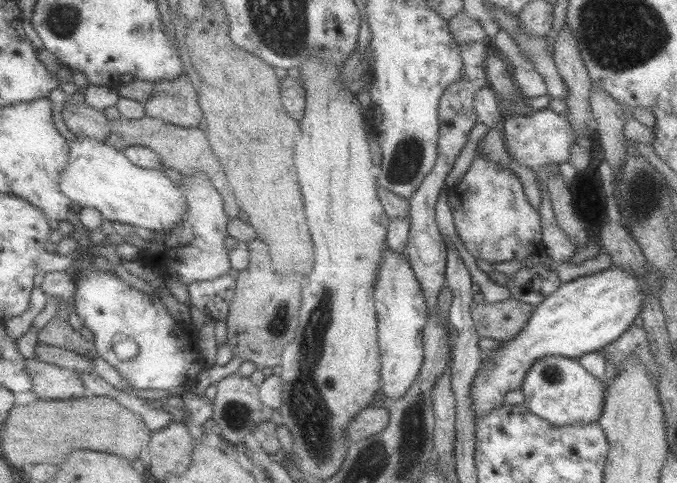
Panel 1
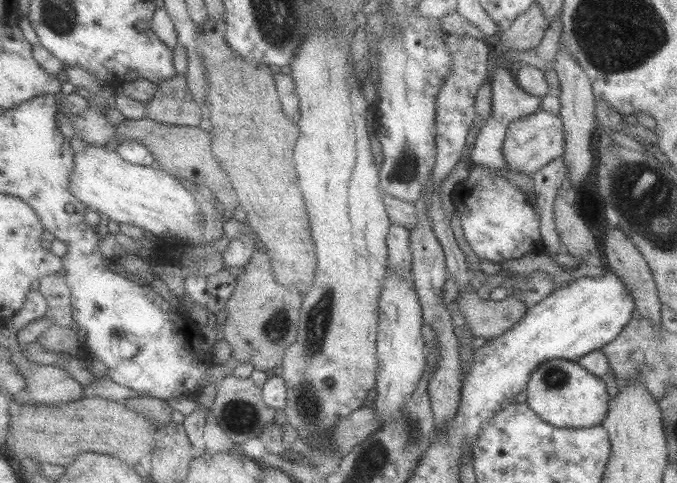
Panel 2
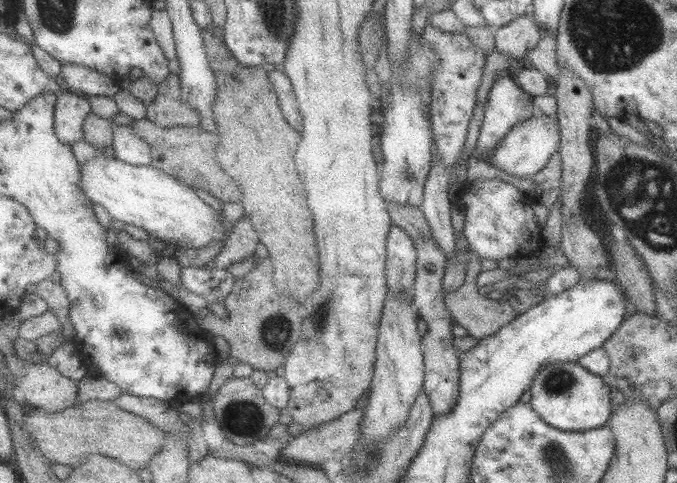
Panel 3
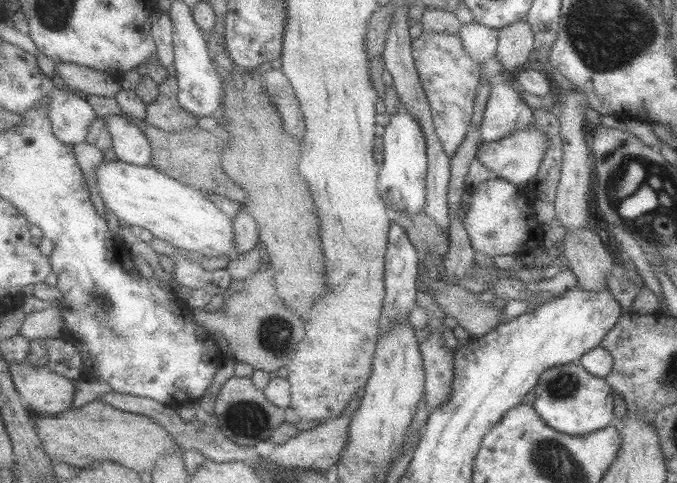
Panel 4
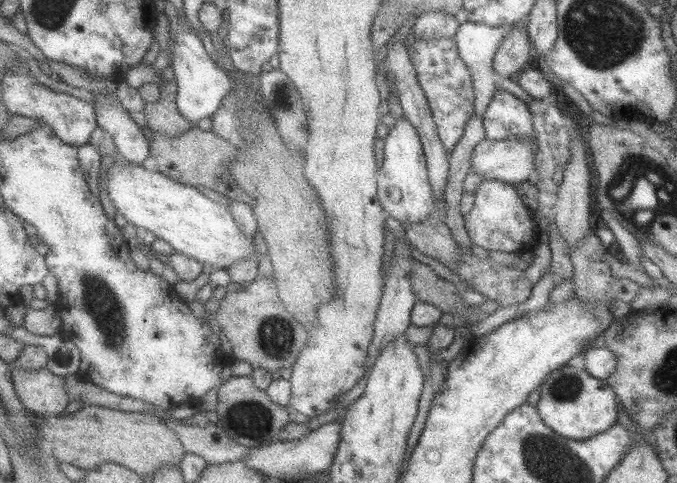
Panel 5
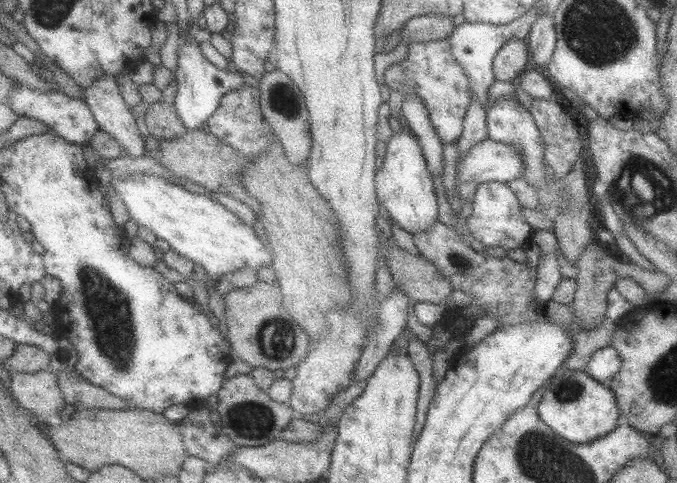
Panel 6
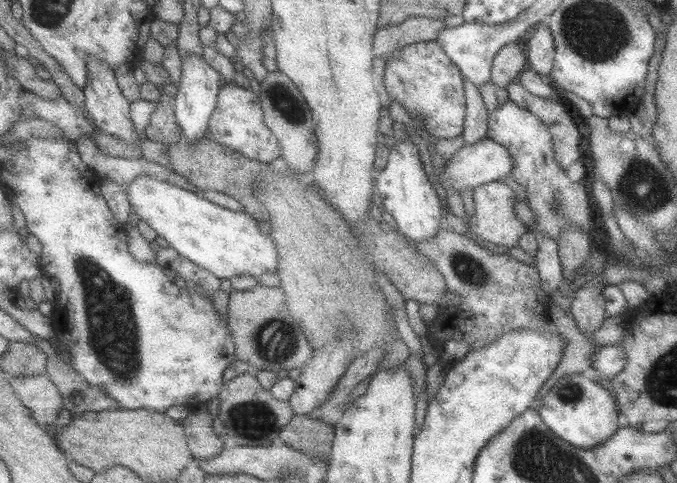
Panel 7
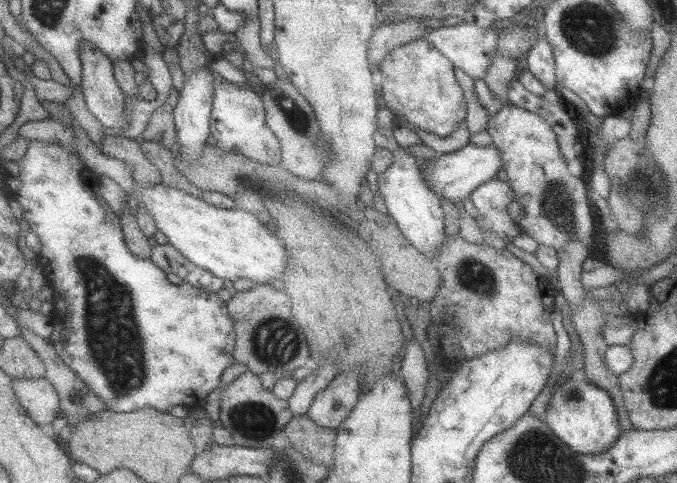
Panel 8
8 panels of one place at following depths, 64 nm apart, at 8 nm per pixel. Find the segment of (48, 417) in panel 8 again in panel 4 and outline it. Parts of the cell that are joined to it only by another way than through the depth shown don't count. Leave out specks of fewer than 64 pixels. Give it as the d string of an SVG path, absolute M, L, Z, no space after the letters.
M11 362L10 368L19 394L32 413L57 415L69 411L78 391L75 381L65 375L57 374L47 365L35 366L27 362Z

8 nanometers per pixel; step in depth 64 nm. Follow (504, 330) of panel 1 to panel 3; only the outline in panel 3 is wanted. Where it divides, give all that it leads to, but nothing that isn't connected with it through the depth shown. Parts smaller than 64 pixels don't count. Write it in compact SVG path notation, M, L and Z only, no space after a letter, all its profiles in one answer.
M467 282L455 292L445 291L445 303L456 322L465 327L469 335L483 339L497 334L503 326L511 324L521 310L511 305L512 300L498 302L485 298L477 282Z

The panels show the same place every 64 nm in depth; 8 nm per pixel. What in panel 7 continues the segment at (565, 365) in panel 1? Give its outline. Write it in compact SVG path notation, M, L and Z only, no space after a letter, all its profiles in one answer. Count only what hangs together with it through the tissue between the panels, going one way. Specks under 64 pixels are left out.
M579 373L559 377L542 398L537 412L553 434L579 449L591 449L603 443L618 429L616 395L604 384Z

